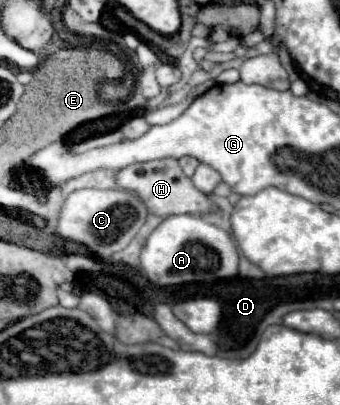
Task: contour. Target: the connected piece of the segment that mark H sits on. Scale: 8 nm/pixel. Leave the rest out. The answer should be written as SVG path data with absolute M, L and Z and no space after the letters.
M158 159L158 161L146 161L146 163L134 163L124 169L116 171L116 187L124 191L134 191L140 201L146 205L150 215L158 217L170 217L170 215L202 215L202 213L214 213L218 211L216 205L210 201L208 195L198 191L190 177L182 173L182 167L178 159Z

